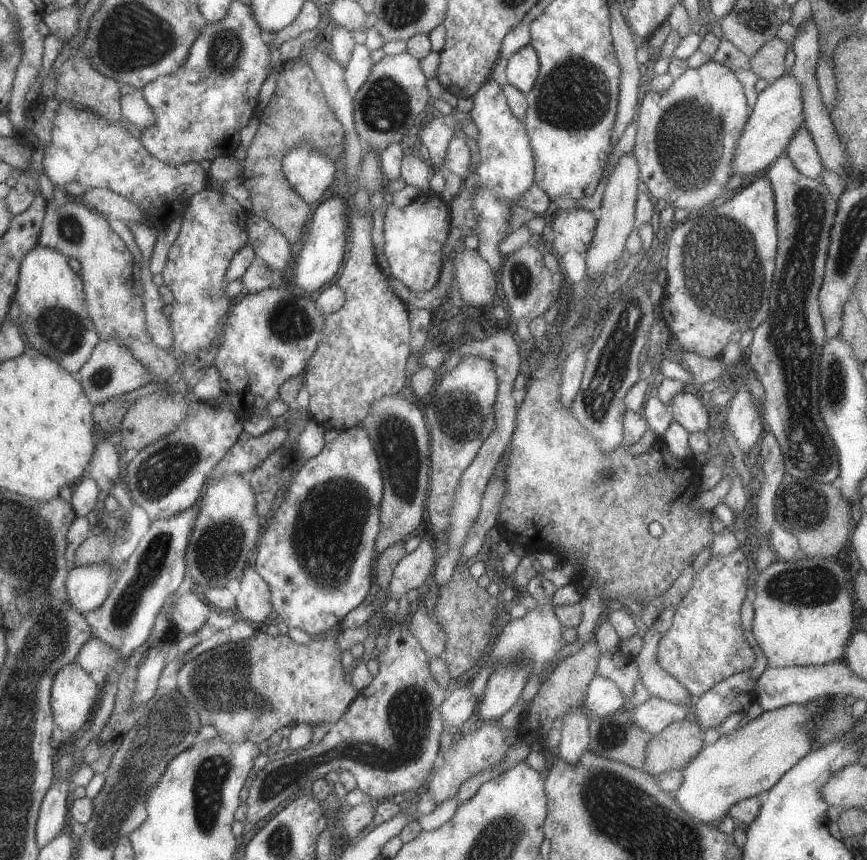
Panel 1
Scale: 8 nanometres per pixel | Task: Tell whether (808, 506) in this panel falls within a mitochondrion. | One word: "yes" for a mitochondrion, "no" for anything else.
yes

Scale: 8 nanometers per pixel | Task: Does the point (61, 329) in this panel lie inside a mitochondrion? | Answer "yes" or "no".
yes

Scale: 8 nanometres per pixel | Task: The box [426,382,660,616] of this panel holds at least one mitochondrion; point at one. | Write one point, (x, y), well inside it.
(461, 417)

